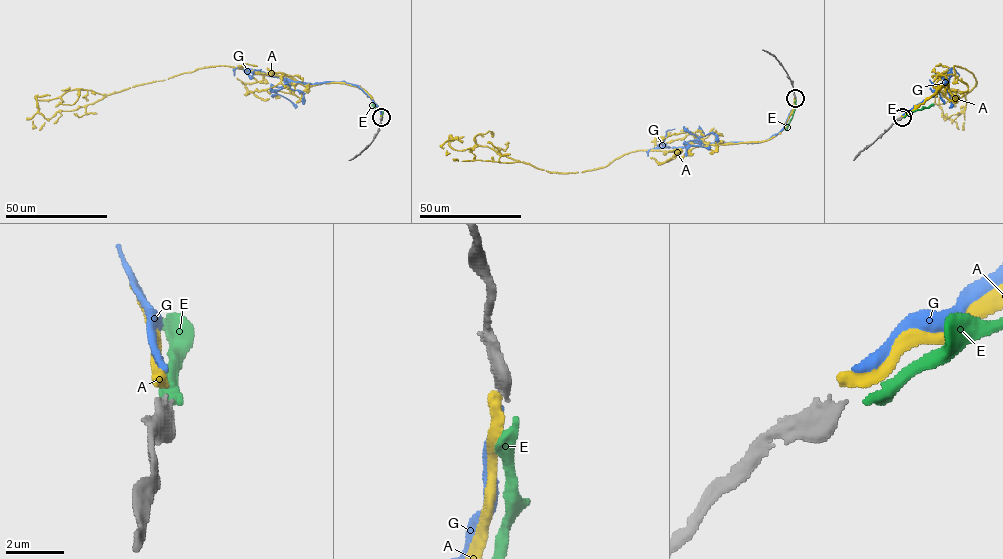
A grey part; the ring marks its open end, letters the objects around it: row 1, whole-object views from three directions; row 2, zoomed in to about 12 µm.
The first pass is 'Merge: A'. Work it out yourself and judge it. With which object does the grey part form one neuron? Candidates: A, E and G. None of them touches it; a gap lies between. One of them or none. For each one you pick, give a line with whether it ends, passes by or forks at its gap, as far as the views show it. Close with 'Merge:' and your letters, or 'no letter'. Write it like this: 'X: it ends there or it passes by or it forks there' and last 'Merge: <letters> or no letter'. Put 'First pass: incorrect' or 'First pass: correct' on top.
First pass: correct
A: it ends there
Merge: A

